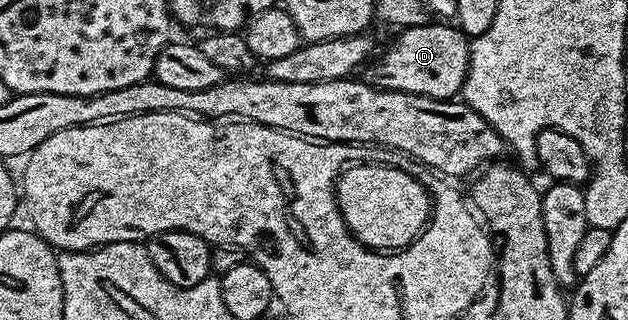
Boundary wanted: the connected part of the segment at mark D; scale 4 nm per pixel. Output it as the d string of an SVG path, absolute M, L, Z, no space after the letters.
M437 20L428 26L401 30L398 35L382 54L380 51L364 67L364 81L381 90L407 92L428 98L456 99L469 71L470 39L463 31L456 25Z

